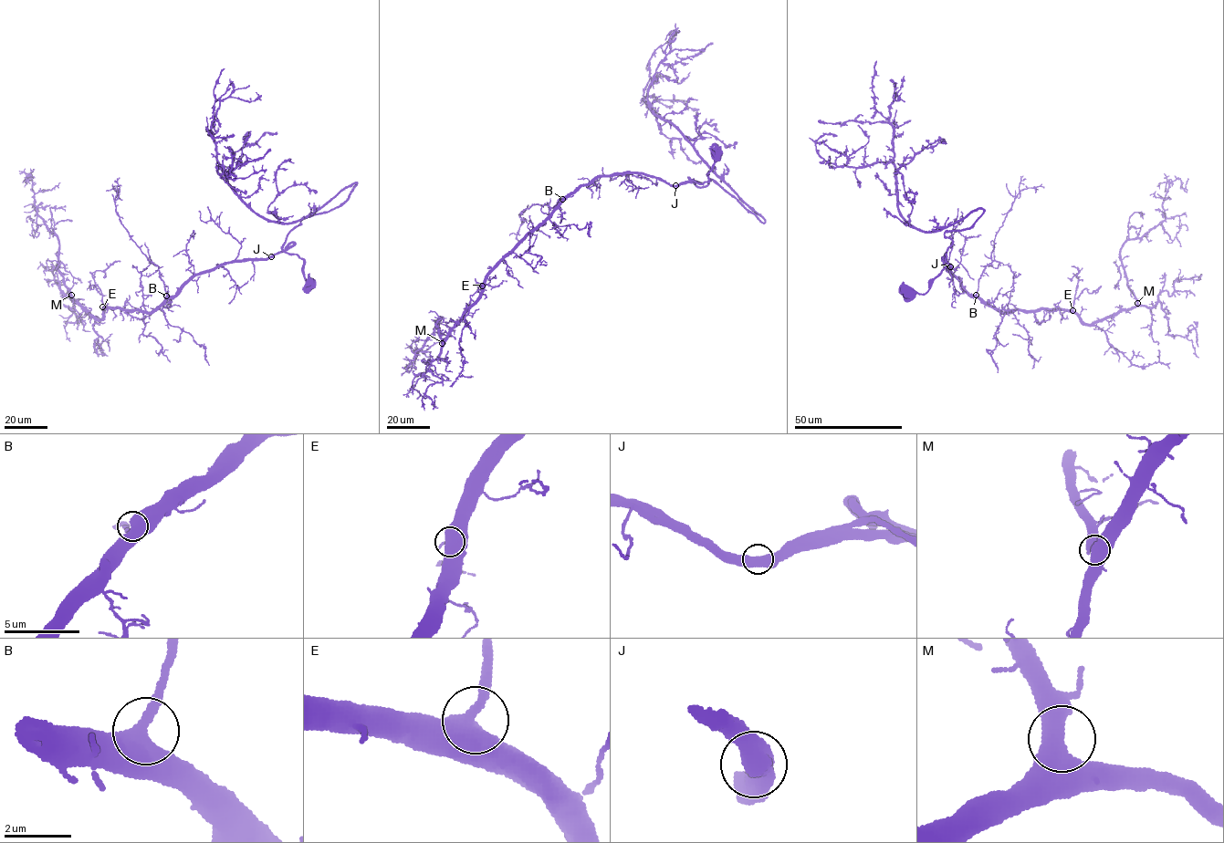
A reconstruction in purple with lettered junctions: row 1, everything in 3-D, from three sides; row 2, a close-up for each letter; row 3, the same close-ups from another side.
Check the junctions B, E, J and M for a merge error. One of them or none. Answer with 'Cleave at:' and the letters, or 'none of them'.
Cleave at: none of them

